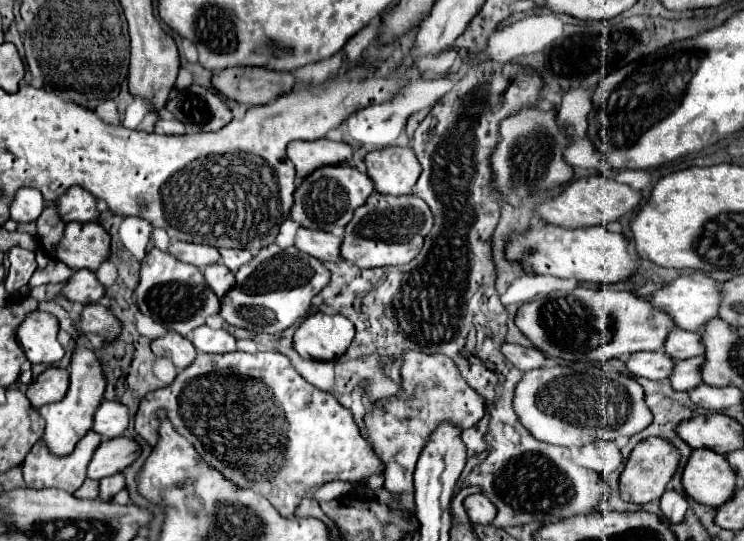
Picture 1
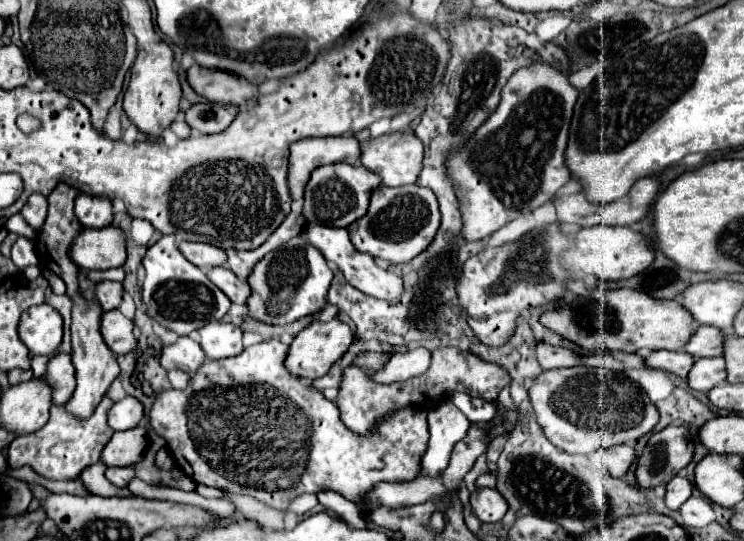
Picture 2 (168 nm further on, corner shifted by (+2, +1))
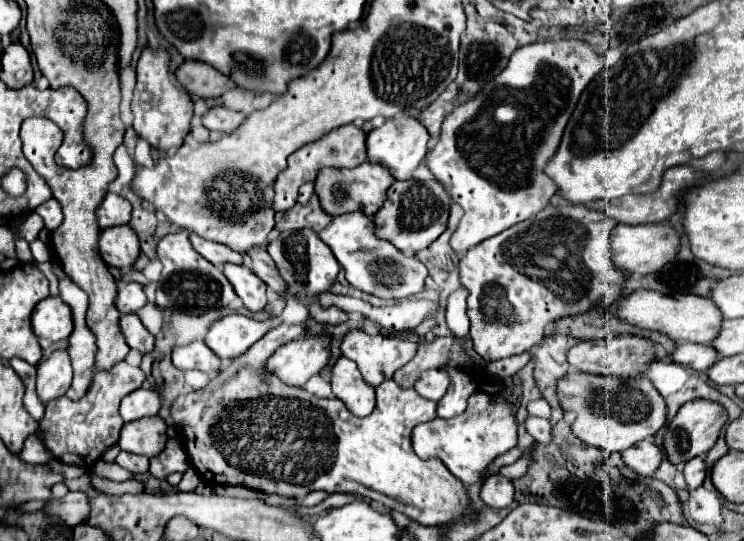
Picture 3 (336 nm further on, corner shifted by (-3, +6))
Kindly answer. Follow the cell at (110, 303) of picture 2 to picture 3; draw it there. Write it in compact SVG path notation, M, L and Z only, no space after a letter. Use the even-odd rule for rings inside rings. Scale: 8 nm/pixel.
M127 283L119 289L117 309L121 311L121 315L137 313L141 307L145 307L145 303L147 303L147 297L141 283Z

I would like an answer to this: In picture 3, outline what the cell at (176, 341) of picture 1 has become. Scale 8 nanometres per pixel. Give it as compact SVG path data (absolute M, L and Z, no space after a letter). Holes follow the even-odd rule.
M195 341L185 347L175 347L173 349L173 365L181 371L197 369L211 377L215 377L221 371L219 357L203 341Z

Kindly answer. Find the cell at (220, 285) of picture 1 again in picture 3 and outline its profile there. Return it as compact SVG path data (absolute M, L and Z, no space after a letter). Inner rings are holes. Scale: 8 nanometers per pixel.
M223 265L225 277L231 281L235 293L241 297L245 309L251 313L261 311L267 305L267 287L253 275L253 271L245 265Z

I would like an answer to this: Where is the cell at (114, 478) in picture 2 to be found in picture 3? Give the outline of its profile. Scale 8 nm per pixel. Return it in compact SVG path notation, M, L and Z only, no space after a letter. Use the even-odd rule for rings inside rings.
M121 451L119 457L115 459L115 463L119 463L121 467L125 467L131 473L147 473L147 469L149 469L149 457L133 455L129 451Z

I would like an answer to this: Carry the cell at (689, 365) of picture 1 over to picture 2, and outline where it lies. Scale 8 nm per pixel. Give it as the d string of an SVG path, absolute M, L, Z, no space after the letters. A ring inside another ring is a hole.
M696 358L692 364L692 372L688 374L688 386L692 390L708 392L710 388L722 384L726 380L724 360L718 358Z

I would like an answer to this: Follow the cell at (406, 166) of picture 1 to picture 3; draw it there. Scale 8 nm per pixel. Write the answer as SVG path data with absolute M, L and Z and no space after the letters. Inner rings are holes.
M403 117L403 121L389 119L381 127L371 129L367 133L367 155L371 163L379 163L391 171L391 175L399 181L405 181L411 177L415 167L421 163L421 159L429 151L429 133L415 117Z

